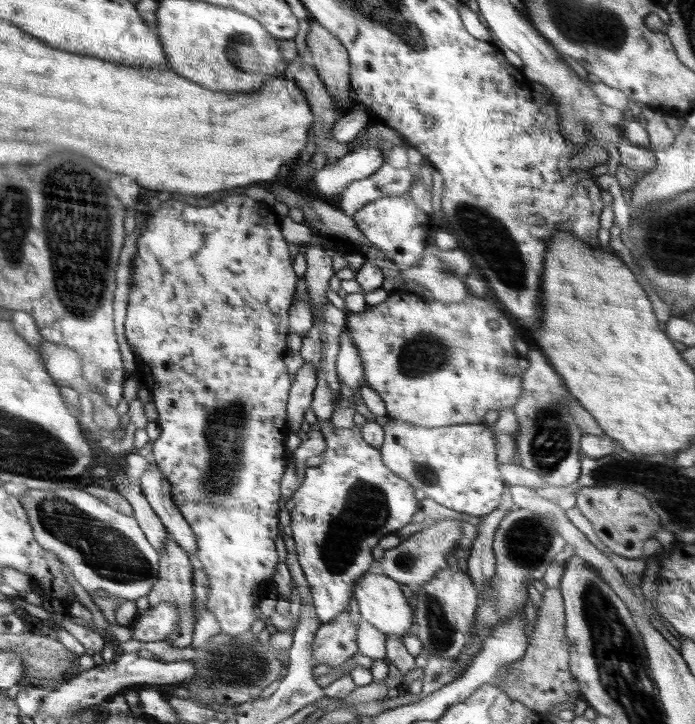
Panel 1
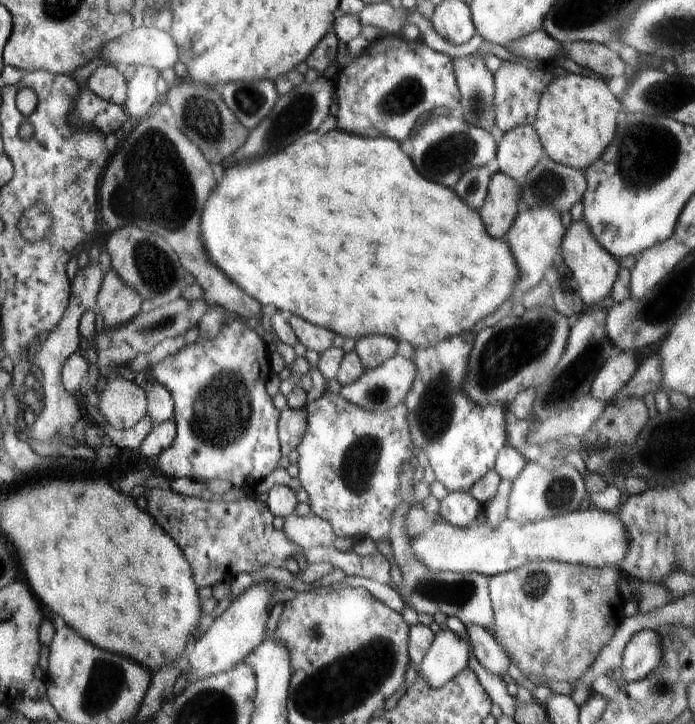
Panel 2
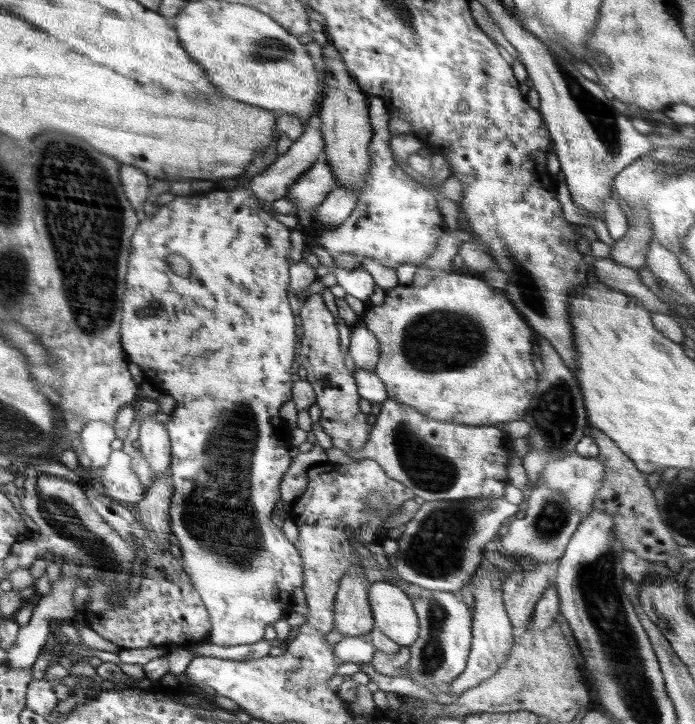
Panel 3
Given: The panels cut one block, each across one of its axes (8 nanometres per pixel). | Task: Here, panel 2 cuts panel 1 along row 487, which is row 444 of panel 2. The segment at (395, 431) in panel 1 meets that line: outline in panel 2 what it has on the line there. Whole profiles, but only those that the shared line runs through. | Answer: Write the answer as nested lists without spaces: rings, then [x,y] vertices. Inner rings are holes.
[[[470,330],[462,332],[462,334],[456,334],[456,336],[450,336],[446,340],[442,340],[440,344],[436,344],[434,347],[422,348],[414,347],[412,352],[413,364],[415,365],[415,376],[411,385],[410,390],[405,395],[404,401],[402,402],[403,406],[406,408],[407,414],[405,415],[407,428],[409,429],[409,436],[414,446],[415,451],[419,451],[423,454],[426,454],[428,457],[428,465],[432,467],[436,479],[440,481],[444,488],[448,492],[451,491],[465,491],[469,493],[471,487],[480,479],[484,477],[484,474],[487,474],[490,470],[495,468],[495,461],[499,451],[508,444],[507,441],[507,431],[506,431],[506,418],[507,418],[507,408],[506,404],[500,402],[489,403],[486,405],[479,405],[474,403],[465,393],[463,385],[465,384],[464,378],[466,378],[466,372],[468,372],[470,360],[470,352],[472,352],[472,344],[474,344],[474,334]]]

